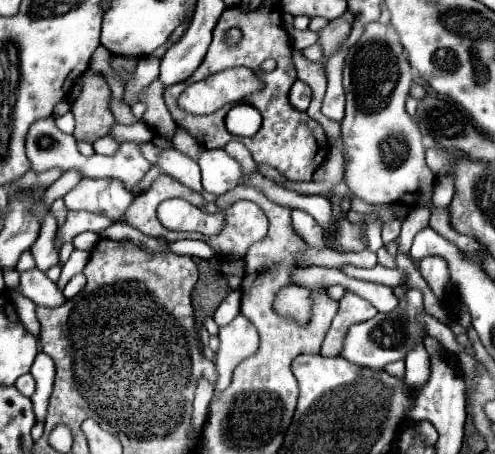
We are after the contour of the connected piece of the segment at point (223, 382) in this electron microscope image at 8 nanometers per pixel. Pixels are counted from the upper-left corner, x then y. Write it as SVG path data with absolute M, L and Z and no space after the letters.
M238 315L232 323L220 327L218 337L220 337L220 347L212 359L212 363L216 365L216 371L218 371L214 393L220 393L230 385L234 369L244 359L254 355L260 345L256 327L242 315Z

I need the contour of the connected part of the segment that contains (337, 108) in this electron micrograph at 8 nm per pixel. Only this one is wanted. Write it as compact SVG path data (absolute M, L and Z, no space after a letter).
M338 51L336 55L332 55L326 63L326 71L328 71L328 89L326 89L326 97L322 101L322 113L336 121L342 123L344 119L344 89L342 89L342 63L344 63L344 55Z

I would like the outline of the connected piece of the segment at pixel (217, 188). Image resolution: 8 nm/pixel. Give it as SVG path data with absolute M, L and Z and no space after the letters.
M204 151L198 159L202 169L202 187L214 195L224 195L242 181L242 167L236 159L228 157L226 151Z

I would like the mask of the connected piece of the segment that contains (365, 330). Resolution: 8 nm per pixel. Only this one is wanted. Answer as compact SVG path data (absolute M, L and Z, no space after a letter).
M408 289L406 295L400 299L396 311L378 313L370 321L352 325L346 335L344 349L340 355L360 367L370 367L370 369L384 369L388 363L404 359L406 353L416 345L416 341L424 339L428 335L424 325L420 325L420 321L418 321L420 313L424 313L422 293L420 293L420 289Z

